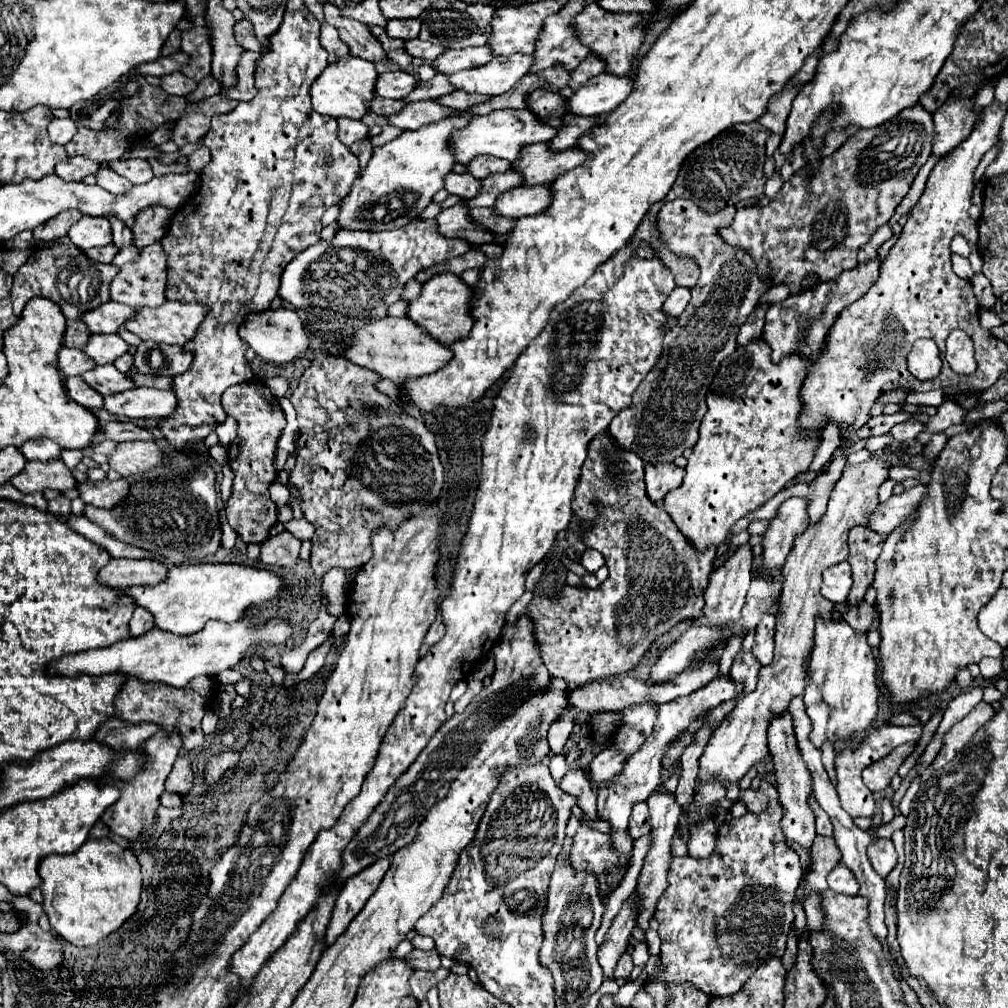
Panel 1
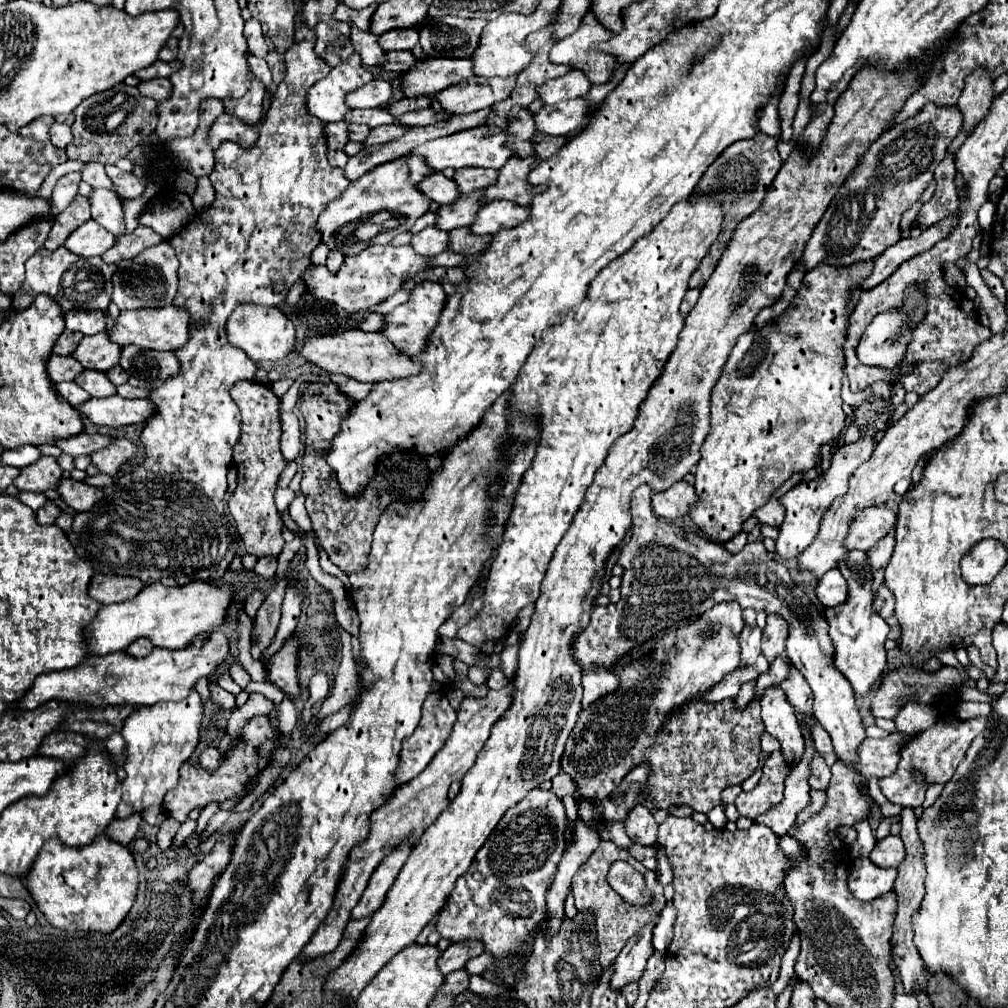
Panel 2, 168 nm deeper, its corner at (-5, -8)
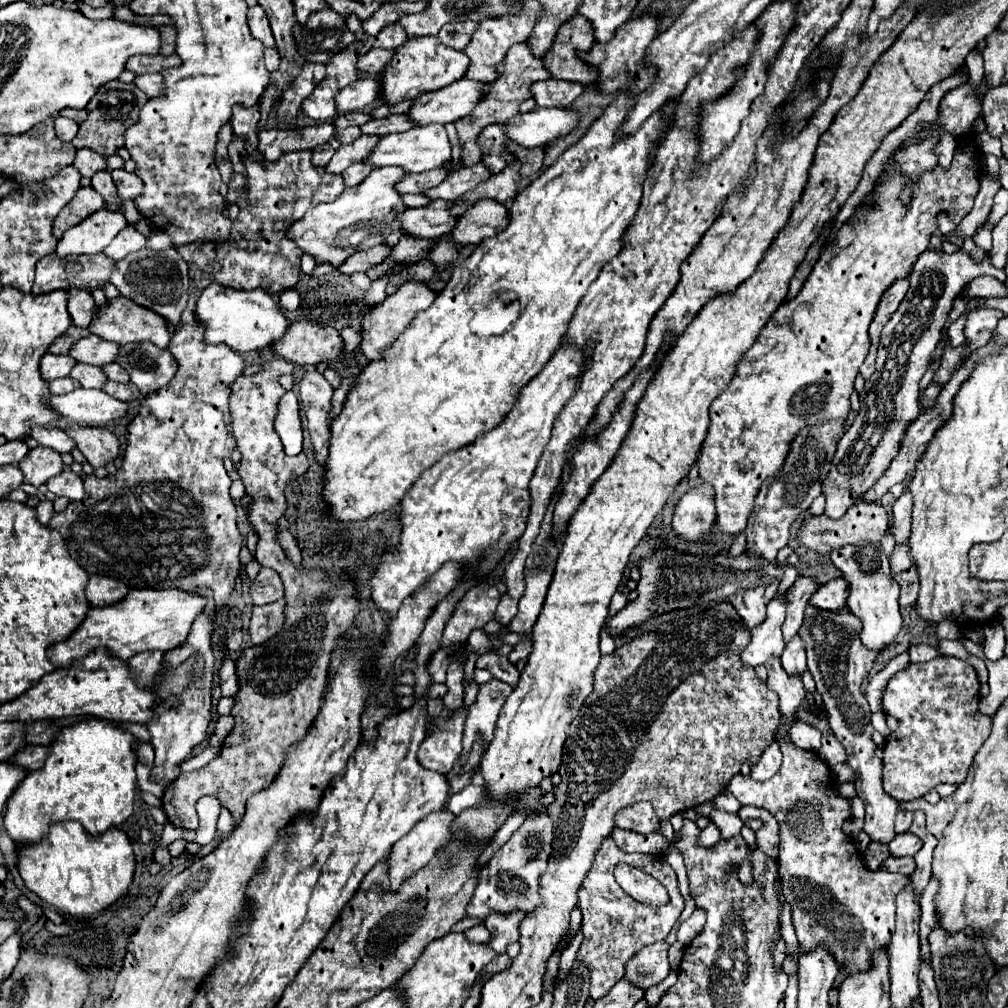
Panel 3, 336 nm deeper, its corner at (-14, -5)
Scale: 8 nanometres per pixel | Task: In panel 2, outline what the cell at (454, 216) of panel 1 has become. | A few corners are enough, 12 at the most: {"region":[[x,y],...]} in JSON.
{"region":[[439,227],[423,229],[413,237],[411,245],[419,255],[447,251],[447,231]]}

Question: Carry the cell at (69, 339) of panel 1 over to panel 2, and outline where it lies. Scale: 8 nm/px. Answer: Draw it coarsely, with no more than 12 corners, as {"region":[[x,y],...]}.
{"region":[[63,331],[53,347],[57,355],[71,355],[83,335]]}

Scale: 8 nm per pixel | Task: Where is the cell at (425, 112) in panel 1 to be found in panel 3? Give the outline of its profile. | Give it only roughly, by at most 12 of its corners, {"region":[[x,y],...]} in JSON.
{"region":[[360,136],[340,146],[324,166],[340,174],[350,164],[362,162],[380,136]]}

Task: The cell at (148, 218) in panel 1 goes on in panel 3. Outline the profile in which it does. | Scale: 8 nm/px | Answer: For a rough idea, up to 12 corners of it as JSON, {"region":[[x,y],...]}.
{"region":[[134,226],[120,230],[104,254],[122,260],[144,248],[146,236]]}

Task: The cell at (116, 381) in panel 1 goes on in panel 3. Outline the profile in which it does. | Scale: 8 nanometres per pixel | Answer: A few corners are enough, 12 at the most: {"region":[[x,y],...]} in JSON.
{"region":[[74,364],[70,378],[84,388],[100,388],[106,376],[90,364]]}

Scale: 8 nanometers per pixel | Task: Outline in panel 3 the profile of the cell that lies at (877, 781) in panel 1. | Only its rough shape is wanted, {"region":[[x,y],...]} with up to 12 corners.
{"region":[[974,666],[896,672],[882,708],[898,802],[960,786],[990,736]]}

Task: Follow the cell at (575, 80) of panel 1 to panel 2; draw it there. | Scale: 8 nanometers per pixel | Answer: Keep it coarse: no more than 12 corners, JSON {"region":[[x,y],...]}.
{"region":[[569,71],[539,87],[547,105],[585,97],[591,81]]}

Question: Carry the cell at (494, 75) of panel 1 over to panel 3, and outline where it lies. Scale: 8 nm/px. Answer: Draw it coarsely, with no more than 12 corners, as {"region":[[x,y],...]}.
{"region":[[468,78],[418,96],[414,126],[456,122],[474,110],[486,84]]}

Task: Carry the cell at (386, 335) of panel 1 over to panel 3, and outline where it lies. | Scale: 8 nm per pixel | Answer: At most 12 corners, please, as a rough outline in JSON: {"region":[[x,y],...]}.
{"region":[[300,320],[270,348],[300,366],[344,360],[332,326]]}

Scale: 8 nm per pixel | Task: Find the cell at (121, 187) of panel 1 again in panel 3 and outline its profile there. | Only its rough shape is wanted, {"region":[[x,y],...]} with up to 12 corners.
{"region":[[80,148],[72,166],[82,176],[106,168],[106,158]]}

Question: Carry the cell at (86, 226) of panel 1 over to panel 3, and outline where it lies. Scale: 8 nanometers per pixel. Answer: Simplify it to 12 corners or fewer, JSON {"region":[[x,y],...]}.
{"region":[[98,210],[58,240],[56,254],[100,254],[126,226]]}

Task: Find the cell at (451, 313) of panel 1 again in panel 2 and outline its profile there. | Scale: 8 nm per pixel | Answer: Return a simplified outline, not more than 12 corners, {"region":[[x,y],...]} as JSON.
{"region":[[421,281],[383,333],[407,355],[427,347],[447,293]]}

